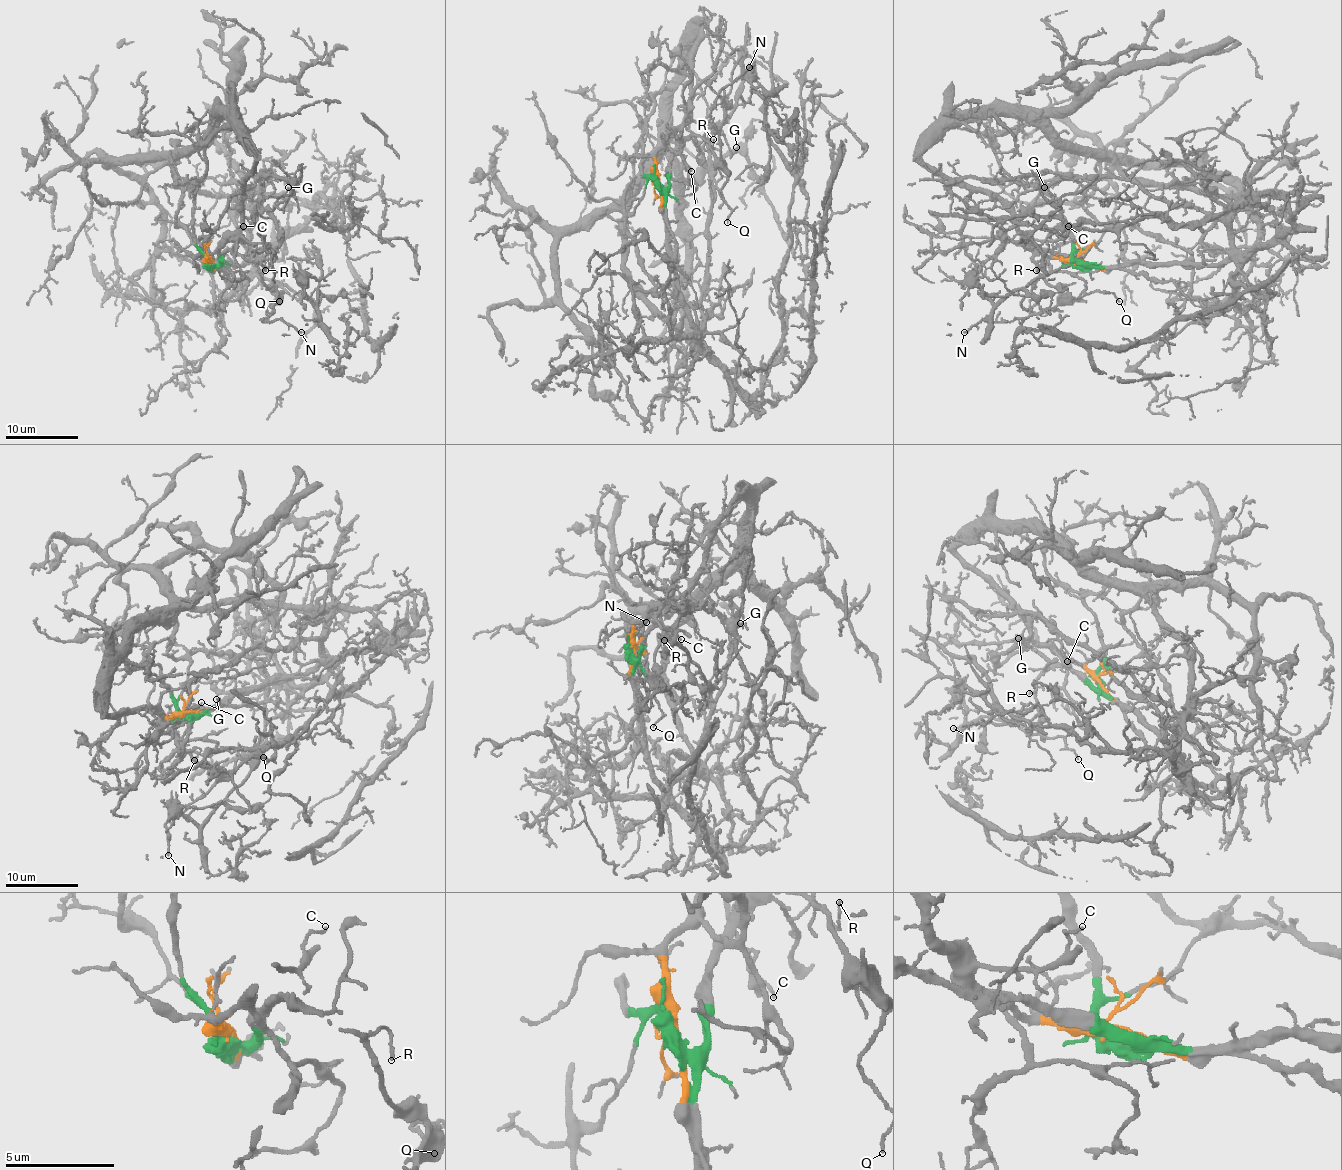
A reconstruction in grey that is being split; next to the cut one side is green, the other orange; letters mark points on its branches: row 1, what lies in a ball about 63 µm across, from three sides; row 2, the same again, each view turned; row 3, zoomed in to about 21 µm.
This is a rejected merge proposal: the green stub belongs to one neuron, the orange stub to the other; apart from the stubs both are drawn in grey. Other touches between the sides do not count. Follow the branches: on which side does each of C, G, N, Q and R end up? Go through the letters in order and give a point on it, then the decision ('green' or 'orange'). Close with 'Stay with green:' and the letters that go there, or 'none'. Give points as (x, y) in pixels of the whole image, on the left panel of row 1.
C: at (243, 226); orange
G: at (288, 187); orange
N: at (301, 332); green
Q: at (279, 301); green
R: at (265, 270); green
Stay with green: N, Q, R

